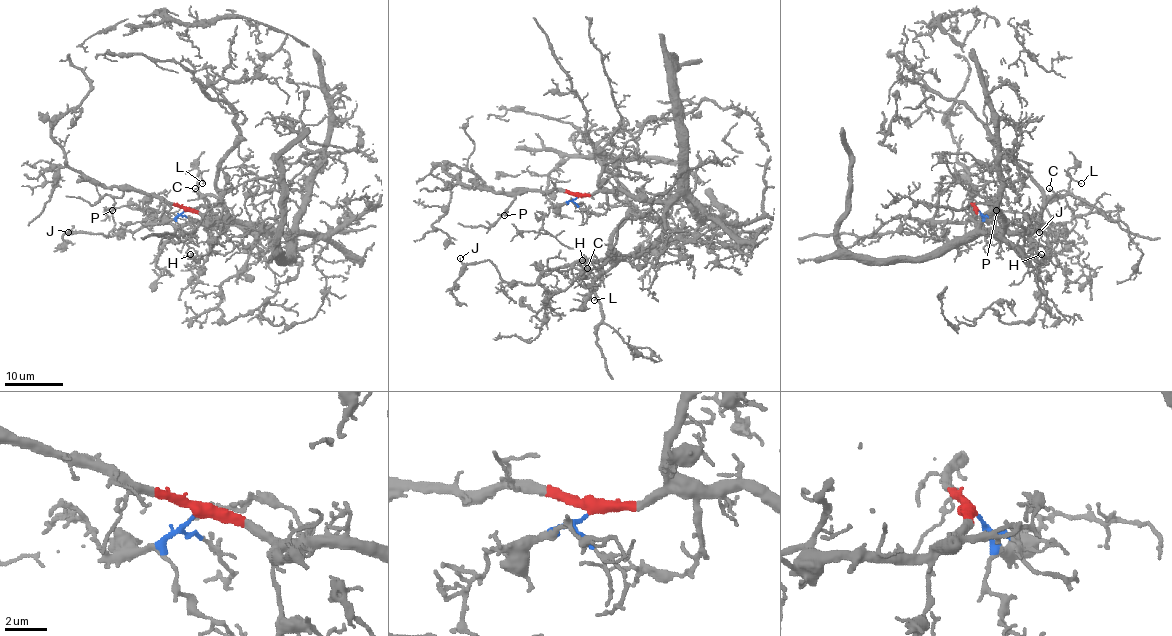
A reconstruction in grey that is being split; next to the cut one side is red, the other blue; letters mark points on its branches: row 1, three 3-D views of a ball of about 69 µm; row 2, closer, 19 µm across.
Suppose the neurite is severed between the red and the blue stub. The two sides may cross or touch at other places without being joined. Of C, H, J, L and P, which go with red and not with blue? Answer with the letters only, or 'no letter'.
C, H, J, L, P

